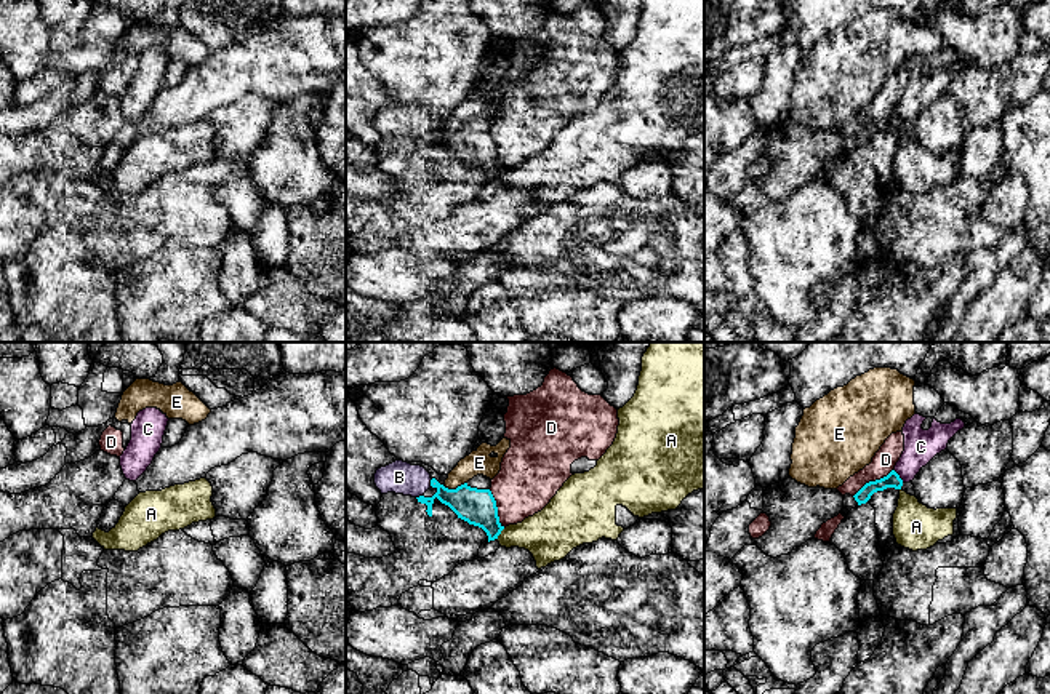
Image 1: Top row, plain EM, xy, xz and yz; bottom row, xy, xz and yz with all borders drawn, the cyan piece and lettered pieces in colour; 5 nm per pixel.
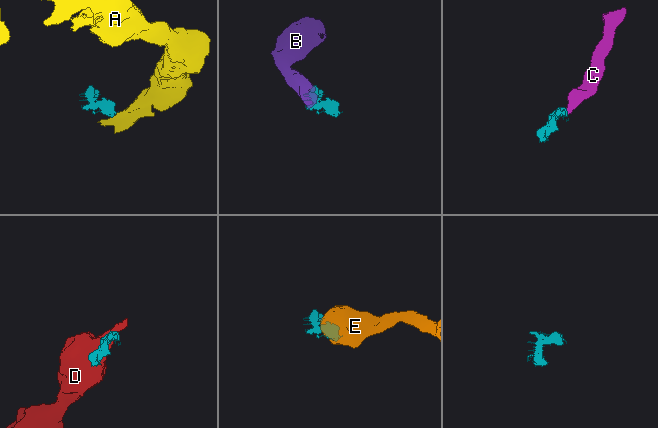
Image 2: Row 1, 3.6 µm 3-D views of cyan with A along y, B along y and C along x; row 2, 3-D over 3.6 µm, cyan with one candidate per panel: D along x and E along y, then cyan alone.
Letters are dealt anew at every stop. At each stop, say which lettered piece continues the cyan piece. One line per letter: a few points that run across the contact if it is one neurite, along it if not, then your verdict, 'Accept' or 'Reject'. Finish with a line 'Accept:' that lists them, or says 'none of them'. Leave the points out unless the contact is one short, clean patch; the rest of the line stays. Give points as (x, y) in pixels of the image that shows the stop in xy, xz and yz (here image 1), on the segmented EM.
A: Line: xz (504, 528), (496, 539). Reject
B: Reject
C: Line: yz (892, 480), (898, 475), (921, 446). Accept
D: Line: yz (892, 469), (885, 475), (869, 480), (853, 496). Reject
E: Line: xz (466, 482), (455, 488), (444, 486). Reject
Accept: C

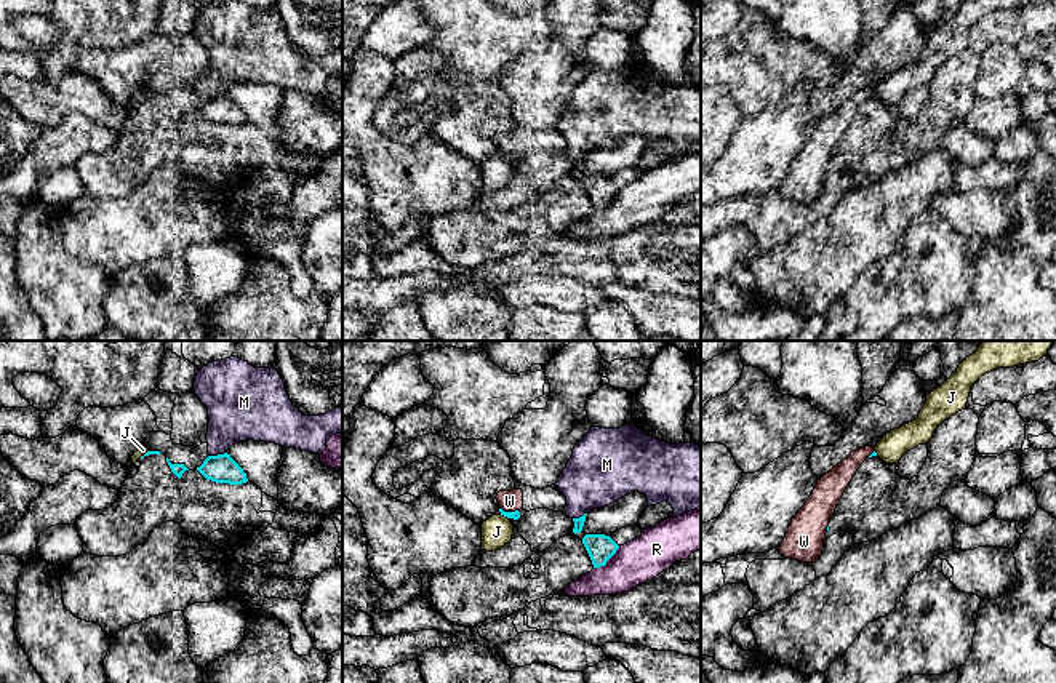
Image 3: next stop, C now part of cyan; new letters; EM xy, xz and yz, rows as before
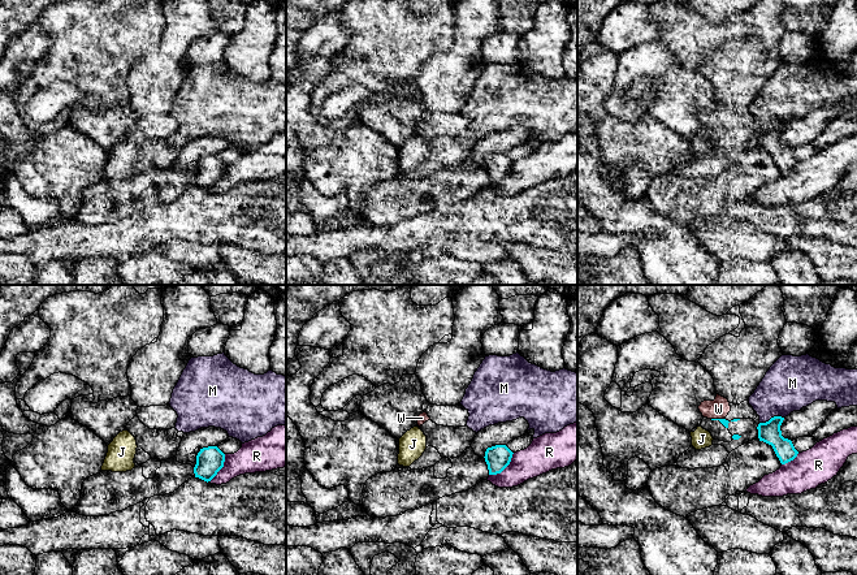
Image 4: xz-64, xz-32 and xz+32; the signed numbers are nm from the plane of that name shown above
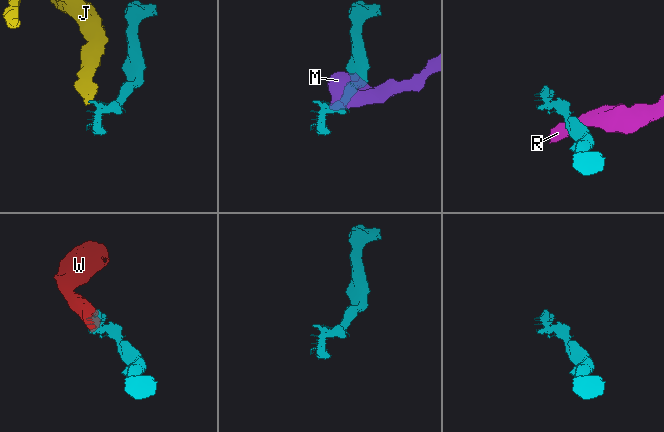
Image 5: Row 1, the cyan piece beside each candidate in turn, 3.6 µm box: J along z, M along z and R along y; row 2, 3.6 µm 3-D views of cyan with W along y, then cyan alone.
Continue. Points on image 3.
J: Reject
M: Line: xy (226, 451), (208, 456). Reject
R: Line: xz (620, 546), (604, 565), (594, 568). Reject
W: Reject
Accept: none of them

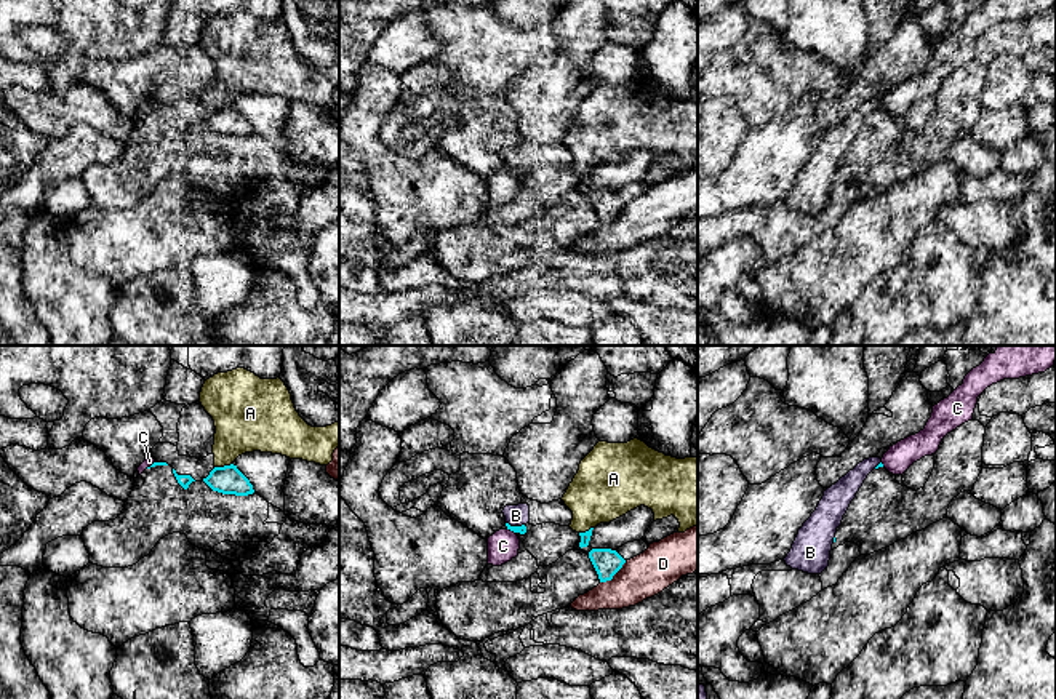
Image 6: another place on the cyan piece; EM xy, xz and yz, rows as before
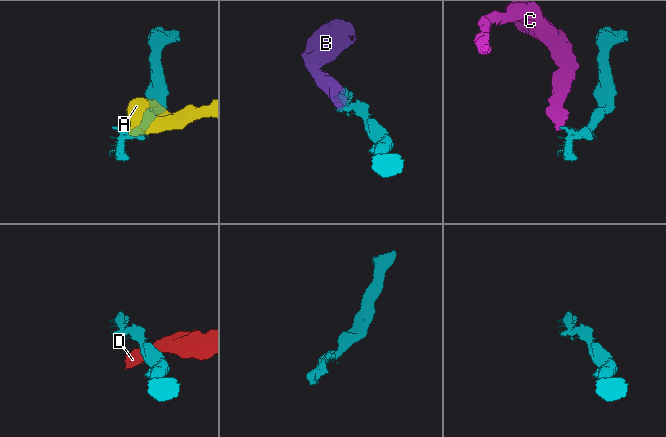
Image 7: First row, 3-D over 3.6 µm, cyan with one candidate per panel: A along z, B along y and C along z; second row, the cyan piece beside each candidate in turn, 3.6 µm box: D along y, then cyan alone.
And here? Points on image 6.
A: Line: xy (232, 463), (215, 467). Reject
B: Reject
C: Reject
D: Line: xz (626, 560), (610, 579), (600, 583). Reject
Accept: none of them

